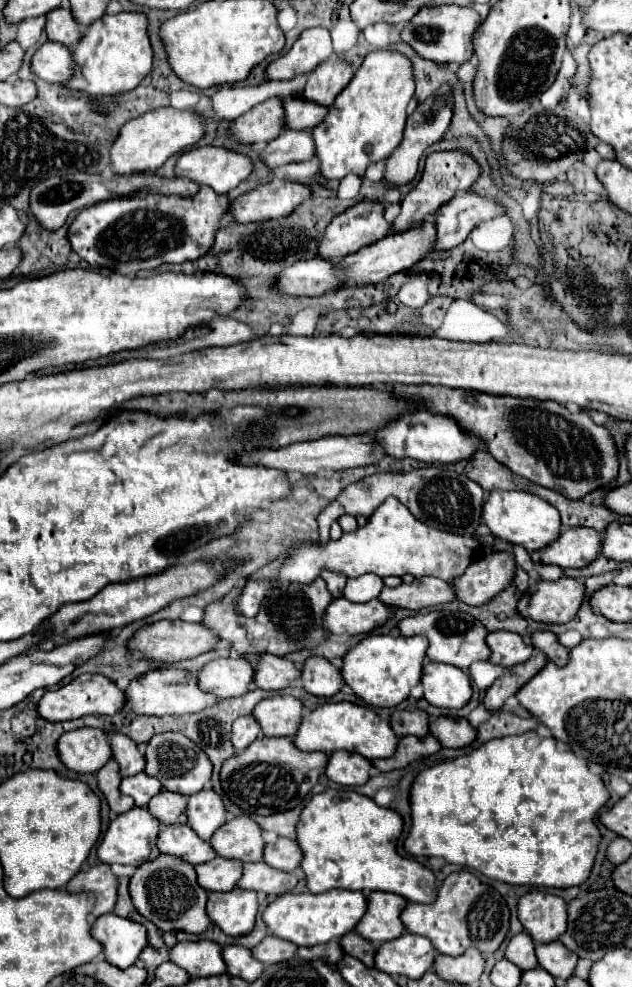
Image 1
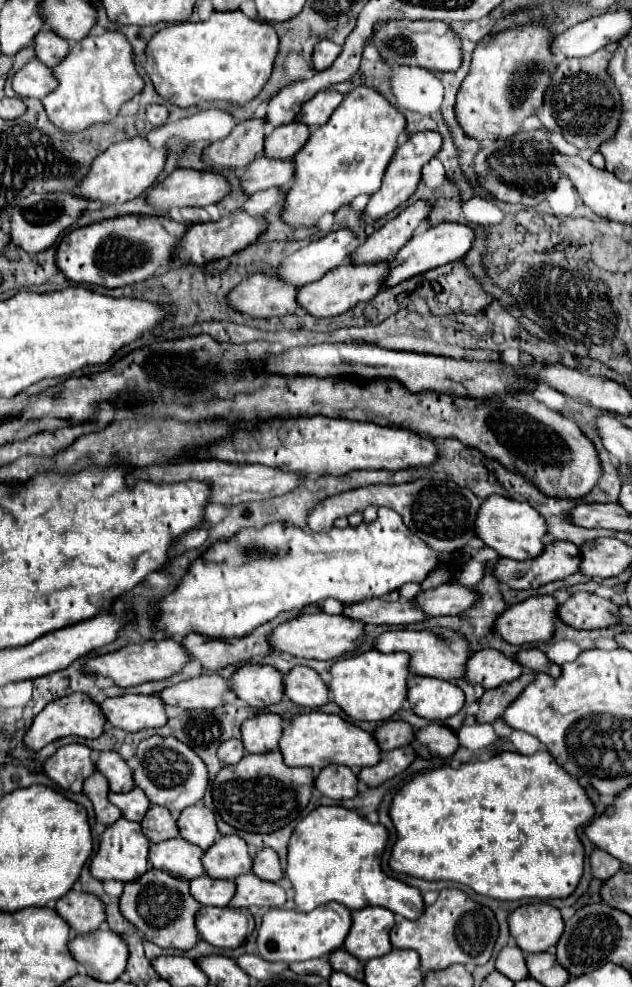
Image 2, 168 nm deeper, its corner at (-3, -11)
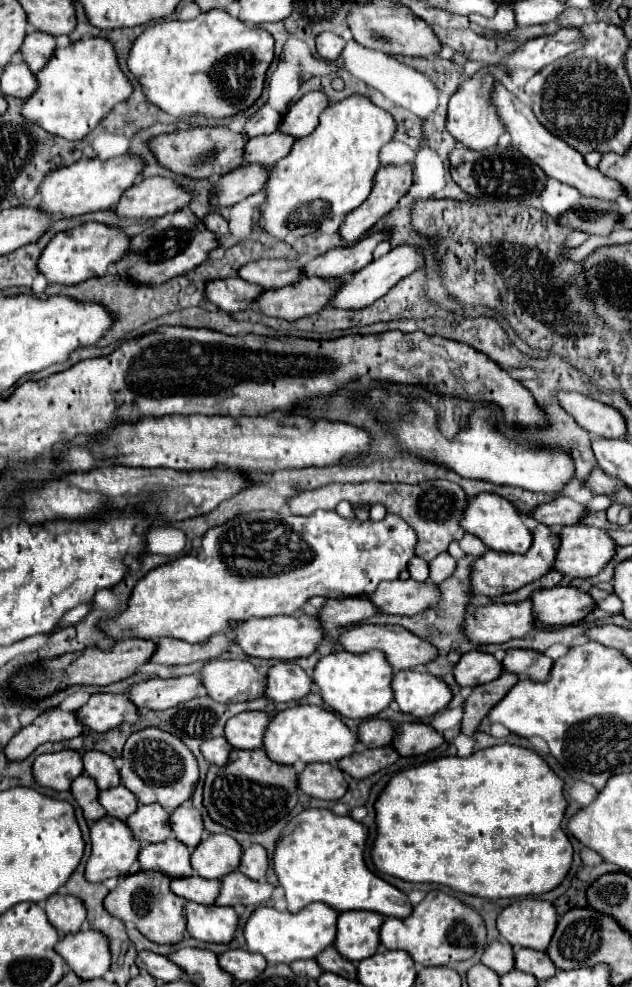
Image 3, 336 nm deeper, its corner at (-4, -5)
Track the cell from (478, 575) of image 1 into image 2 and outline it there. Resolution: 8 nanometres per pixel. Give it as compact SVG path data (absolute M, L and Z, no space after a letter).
M445 582L437 588L425 590L415 596L415 602L429 614L429 616L455 616L469 610L479 600L479 592L463 586L459 582Z

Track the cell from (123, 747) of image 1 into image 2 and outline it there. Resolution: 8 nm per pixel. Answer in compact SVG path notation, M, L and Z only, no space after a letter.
M113 750L101 752L101 756L97 760L97 770L107 776L109 786L111 786L113 792L127 792L127 790L131 790L135 786L133 770Z

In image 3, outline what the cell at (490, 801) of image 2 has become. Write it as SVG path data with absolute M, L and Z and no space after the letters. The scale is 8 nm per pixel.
M500 744L500 746L490 746L484 750L478 750L466 758L460 756L444 756L434 762L402 770L390 778L382 794L378 796L376 804L376 840L372 844L372 862L374 866L388 876L406 880L406 882L430 882L430 884L442 884L448 886L456 892L470 894L470 896L480 896L488 900L498 900L498 898L520 898L528 894L544 894L554 890L564 876L570 870L572 864L572 844L568 836L562 830L562 818L566 810L566 800L562 796L562 780L548 768L548 764L532 750L526 750L522 746L512 746L512 744Z

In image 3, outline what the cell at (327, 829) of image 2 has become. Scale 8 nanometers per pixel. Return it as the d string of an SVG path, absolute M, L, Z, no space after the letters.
M308 808L294 816L276 842L272 856L276 878L286 892L288 912L296 914L310 902L324 902L336 912L370 910L394 918L408 916L412 906L406 894L366 868L362 860L366 838L364 824L350 816L336 816L326 808Z

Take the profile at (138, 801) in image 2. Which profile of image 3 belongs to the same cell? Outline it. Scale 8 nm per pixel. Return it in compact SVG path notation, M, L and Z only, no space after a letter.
M116 786L116 788L108 788L102 790L98 794L98 802L106 808L106 814L118 820L126 820L132 812L136 812L138 808L138 800L136 796L126 788L126 786Z

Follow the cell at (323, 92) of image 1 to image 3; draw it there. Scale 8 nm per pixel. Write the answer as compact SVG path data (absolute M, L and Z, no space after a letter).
M308 92L304 94L296 104L288 108L288 112L282 116L280 132L290 134L294 138L308 136L314 132L320 112L328 106L328 100L322 92Z

